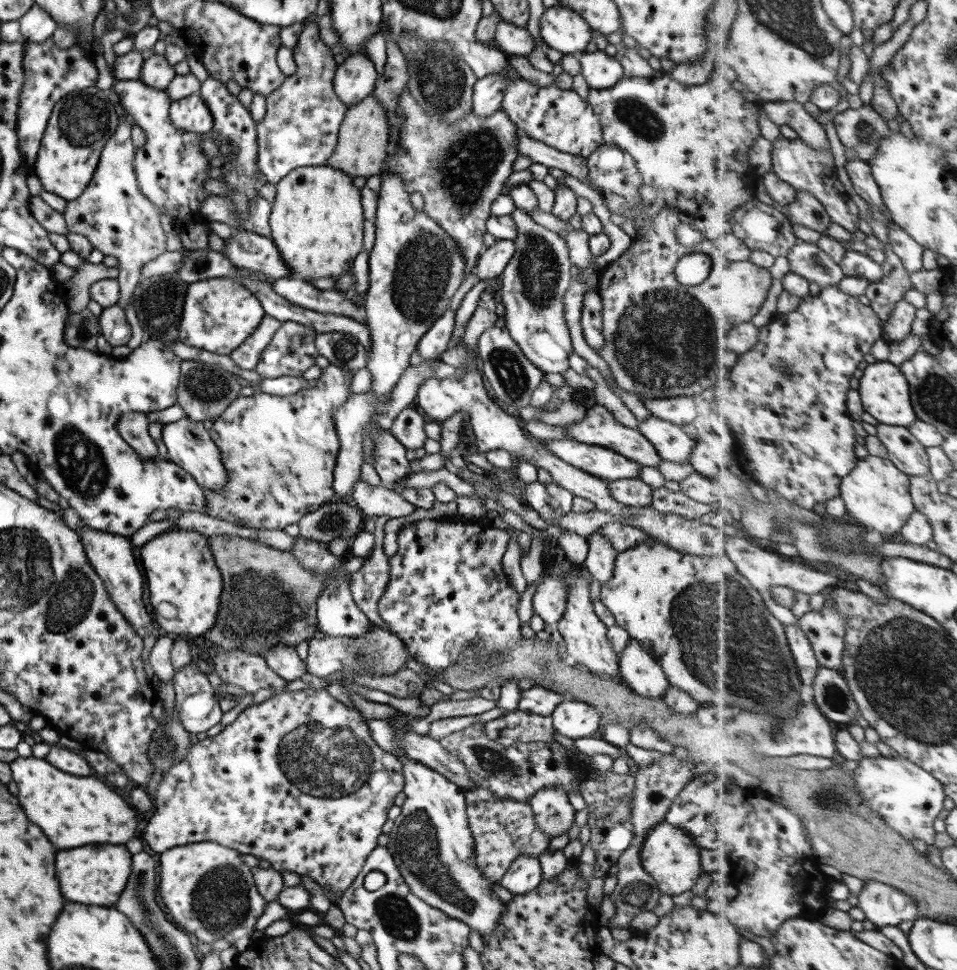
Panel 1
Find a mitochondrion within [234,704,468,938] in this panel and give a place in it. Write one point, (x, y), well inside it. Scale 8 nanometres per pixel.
(322, 759)

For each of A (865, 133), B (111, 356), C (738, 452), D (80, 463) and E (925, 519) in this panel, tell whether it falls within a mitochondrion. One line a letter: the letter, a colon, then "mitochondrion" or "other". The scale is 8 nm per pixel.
A: mitochondrion
B: other
C: other
D: mitochondrion
E: other

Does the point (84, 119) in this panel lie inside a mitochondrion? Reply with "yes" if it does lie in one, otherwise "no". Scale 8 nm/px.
yes

